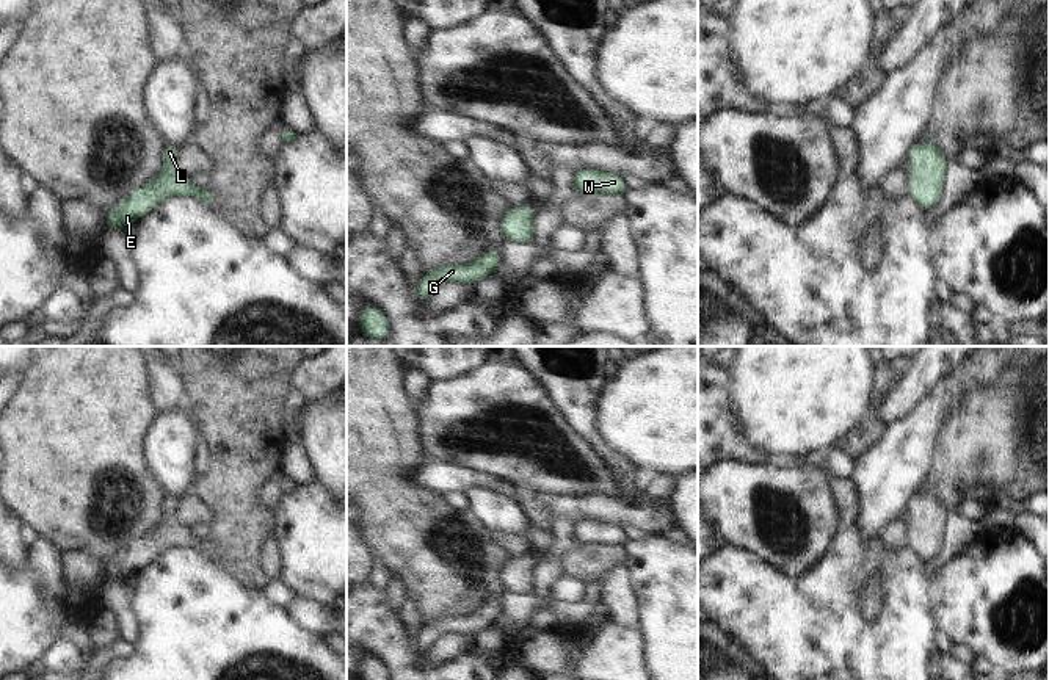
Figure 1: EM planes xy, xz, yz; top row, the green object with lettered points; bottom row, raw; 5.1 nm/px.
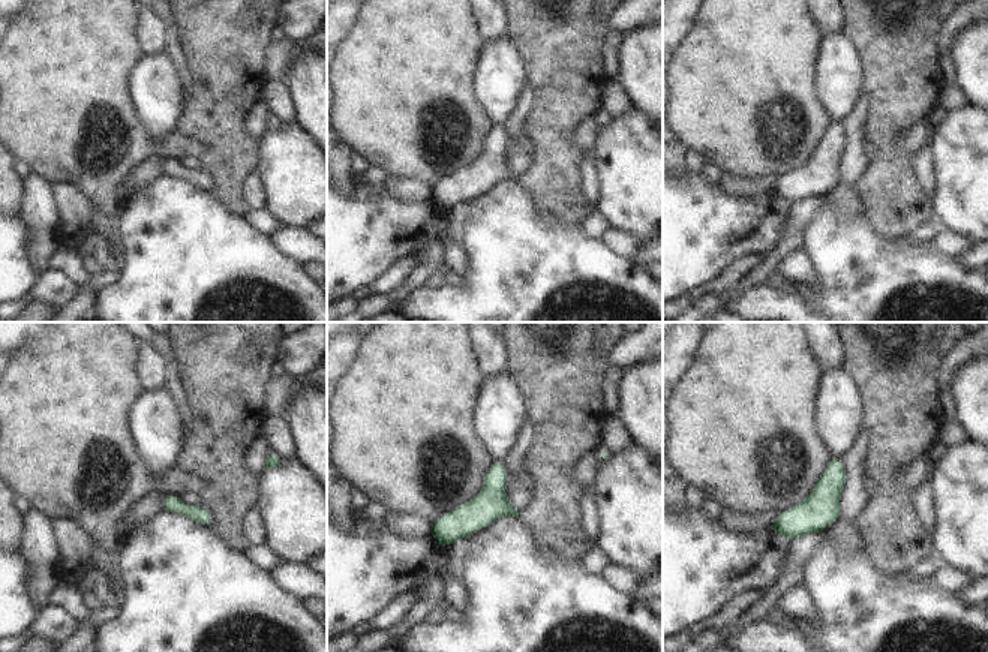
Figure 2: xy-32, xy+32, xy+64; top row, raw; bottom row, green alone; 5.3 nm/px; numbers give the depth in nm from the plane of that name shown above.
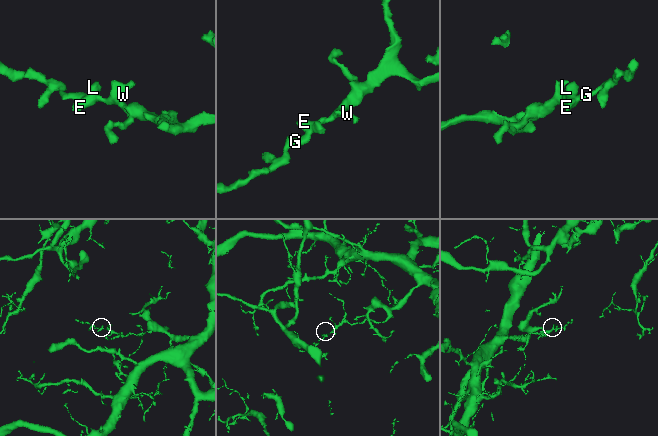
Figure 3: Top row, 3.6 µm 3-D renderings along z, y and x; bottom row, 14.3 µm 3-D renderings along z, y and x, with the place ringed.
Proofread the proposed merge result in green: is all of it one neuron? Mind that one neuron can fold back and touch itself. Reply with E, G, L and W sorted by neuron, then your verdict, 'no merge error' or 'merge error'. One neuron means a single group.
E G L W | no merge error

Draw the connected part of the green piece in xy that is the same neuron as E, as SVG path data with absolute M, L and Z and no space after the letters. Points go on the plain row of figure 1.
M163 500L163 522L162 522L162 525L157 526L147 536L135 541L125 550L122 550L118 555L118 559L111 561L107 566L107 569L103 572L105 578L116 580L119 575L122 578L130 578L135 572L138 572L140 569L147 566L155 556L163 553L168 547L188 547L188 548L193 548L193 550L201 550L201 552L207 553L209 556L213 556L218 552L218 548L212 542L209 542L207 539L194 537L191 534L190 528L185 528L185 526L182 526L182 525L174 522L174 514L176 514L177 501L179 500Z

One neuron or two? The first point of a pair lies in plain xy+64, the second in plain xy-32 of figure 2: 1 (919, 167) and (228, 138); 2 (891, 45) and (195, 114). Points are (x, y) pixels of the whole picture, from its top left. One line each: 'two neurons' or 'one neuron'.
1: two neurons
2: one neuron

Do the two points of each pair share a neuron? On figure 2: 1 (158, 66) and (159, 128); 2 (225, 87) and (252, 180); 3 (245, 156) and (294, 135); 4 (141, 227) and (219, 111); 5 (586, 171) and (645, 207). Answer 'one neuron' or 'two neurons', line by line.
1: one neuron
2: two neurons
3: two neurons
4: two neurons
5: two neurons

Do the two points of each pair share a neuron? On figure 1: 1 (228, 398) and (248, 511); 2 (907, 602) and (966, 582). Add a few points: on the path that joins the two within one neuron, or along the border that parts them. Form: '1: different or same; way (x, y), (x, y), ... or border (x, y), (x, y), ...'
1: same; way (239, 426), (239, 483)
2: different; border (927, 577), (927, 599), (938, 630)

